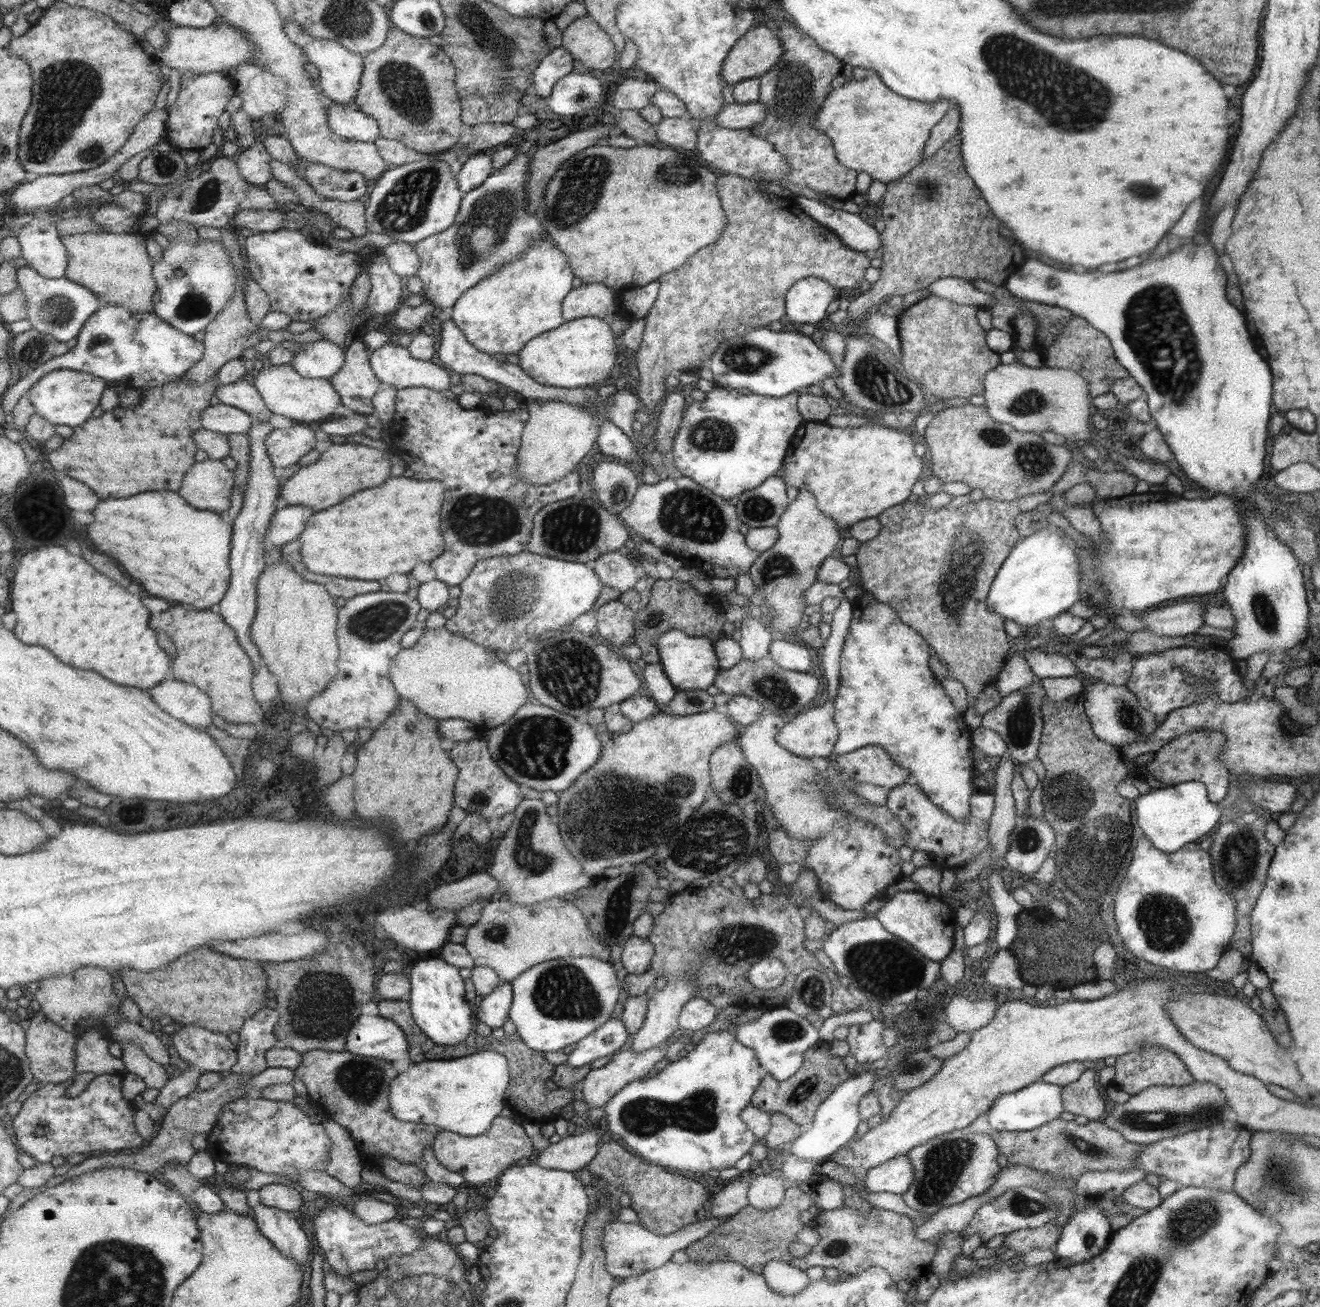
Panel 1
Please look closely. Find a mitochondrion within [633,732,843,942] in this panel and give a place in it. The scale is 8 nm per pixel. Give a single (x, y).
(718, 839)

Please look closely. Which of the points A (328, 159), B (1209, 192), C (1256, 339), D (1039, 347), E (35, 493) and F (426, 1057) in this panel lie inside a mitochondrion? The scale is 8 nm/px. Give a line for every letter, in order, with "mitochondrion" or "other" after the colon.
A: other
B: other
C: other
D: other
E: other
F: other

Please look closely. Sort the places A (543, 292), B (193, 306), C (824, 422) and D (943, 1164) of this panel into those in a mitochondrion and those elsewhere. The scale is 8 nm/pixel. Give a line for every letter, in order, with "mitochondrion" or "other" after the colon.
A: other
B: mitochondrion
C: other
D: mitochondrion

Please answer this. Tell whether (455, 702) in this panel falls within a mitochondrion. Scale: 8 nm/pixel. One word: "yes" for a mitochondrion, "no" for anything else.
no

